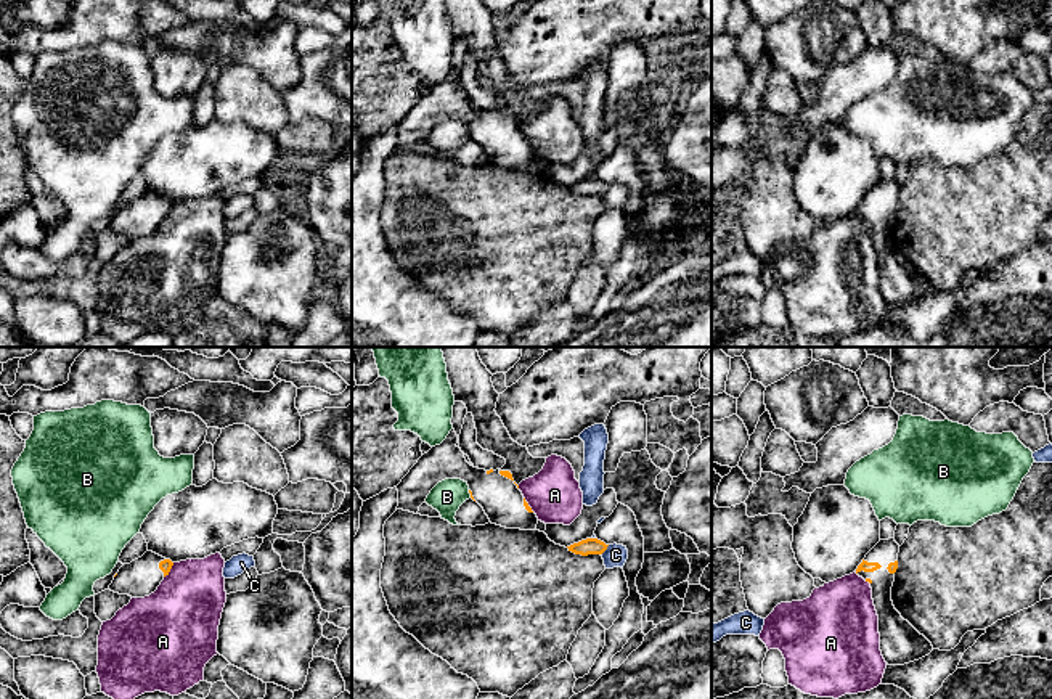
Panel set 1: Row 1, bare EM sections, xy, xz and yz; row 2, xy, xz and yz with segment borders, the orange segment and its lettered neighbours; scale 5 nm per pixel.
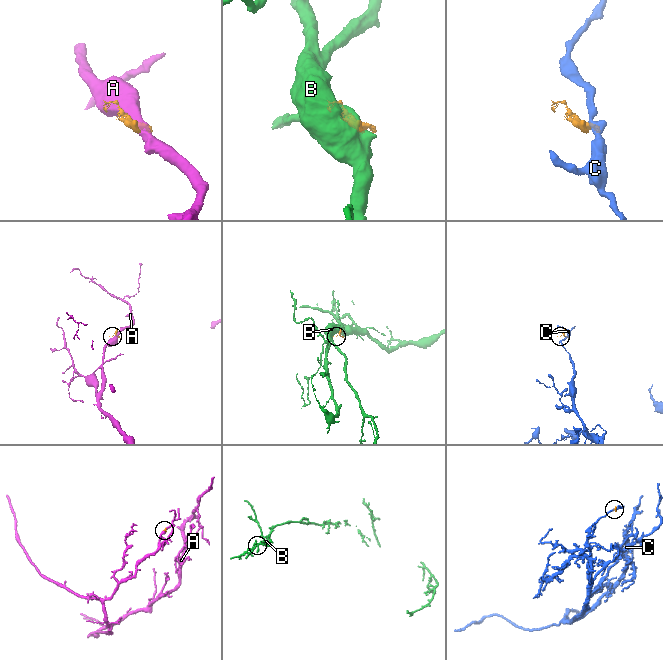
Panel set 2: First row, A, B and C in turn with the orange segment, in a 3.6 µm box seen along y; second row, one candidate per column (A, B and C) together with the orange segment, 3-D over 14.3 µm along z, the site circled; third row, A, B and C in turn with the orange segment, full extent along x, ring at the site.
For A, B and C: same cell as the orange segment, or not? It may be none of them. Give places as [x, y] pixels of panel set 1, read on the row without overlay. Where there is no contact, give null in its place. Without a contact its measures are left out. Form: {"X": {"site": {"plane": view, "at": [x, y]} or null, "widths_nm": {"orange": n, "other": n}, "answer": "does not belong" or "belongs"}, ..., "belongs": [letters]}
{"A": {"site": {"plane": "xy", "at": [169, 211]}, "widths_nm": {"orange": 60, "other": 380}, "answer": "does not belong"}, "B": {"site": {"plane": "xz", "at": [469, 132]}, "widths_nm": {"orange": 20, "other": 160}, "answer": "does not belong"}, "C": {"site": {"plane": "xz", "at": [606, 188]}, "widths_nm": {"orange": 80, "other": 110}, "answer": "does not belong"}, "belongs": []}

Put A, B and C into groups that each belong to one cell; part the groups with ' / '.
A / B / C

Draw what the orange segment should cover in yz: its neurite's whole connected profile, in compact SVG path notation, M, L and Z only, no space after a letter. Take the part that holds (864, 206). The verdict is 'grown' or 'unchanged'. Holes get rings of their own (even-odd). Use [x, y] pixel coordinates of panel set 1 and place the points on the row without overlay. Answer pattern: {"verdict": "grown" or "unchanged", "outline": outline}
{"verdict": "grown", "outline": "M895 178L880 180L858 206L856 214L871 223L879 255L880 291L888 305L904 305L928 296L932 283L920 275L891 241L898 209L899 185Z"}

